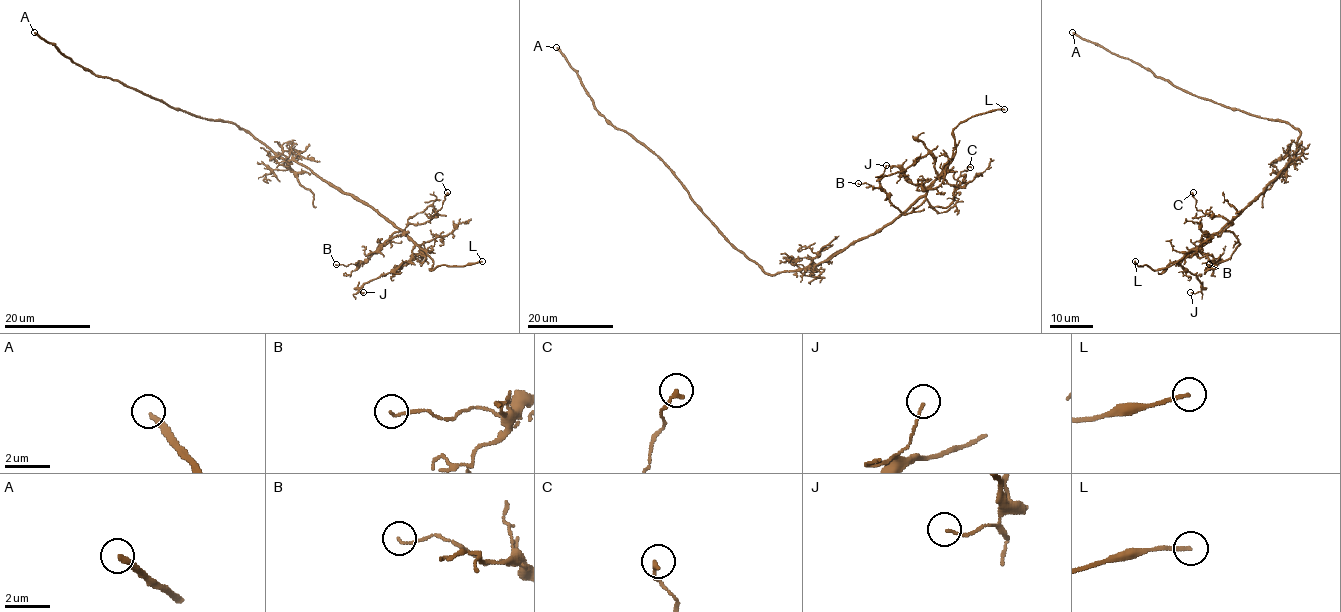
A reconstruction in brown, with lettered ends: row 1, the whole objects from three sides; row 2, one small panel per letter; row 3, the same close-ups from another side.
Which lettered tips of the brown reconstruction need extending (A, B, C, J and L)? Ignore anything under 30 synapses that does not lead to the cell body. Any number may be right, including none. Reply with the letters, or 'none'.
A, L

